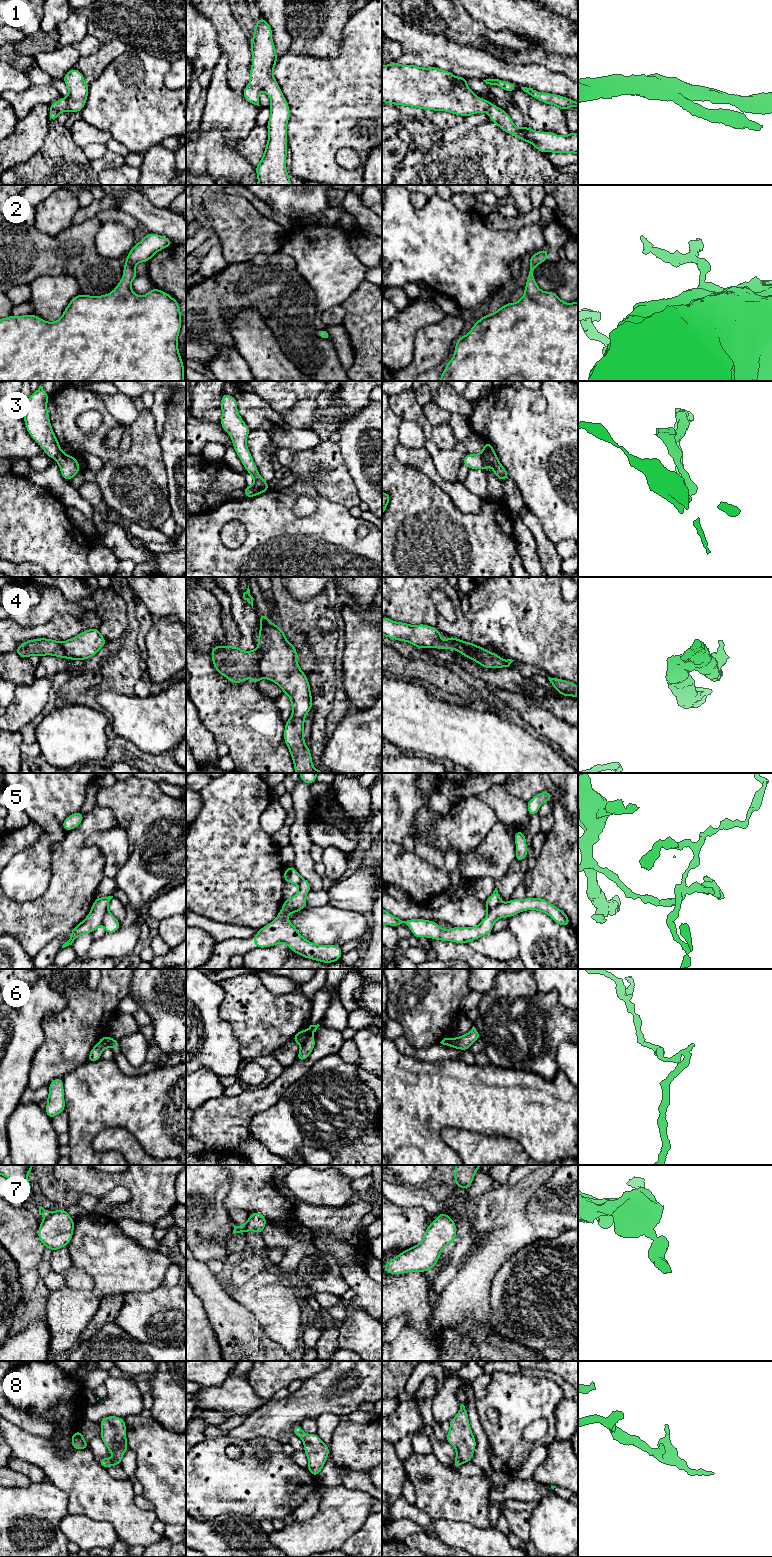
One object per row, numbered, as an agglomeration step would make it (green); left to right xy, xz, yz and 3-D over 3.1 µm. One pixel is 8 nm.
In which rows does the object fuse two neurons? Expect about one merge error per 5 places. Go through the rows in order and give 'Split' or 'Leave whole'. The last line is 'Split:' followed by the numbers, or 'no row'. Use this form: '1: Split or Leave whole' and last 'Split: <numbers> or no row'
1: Leave whole
2: Leave whole
3: Split
4: Split
5: Split
6: Split
7: Split
8: Leave whole
Split: 3, 4, 5, 6, 7

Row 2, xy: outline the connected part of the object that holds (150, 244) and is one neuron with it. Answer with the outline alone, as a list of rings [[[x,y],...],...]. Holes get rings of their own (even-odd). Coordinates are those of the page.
[[[148,233],[133,246],[126,257],[122,280],[116,288],[102,296],[79,294],[67,305],[61,318],[55,322],[47,322],[34,314],[19,317],[10,315],[0,319],[0,381],[184,381],[184,365],[178,350],[178,335],[181,329],[181,312],[179,303],[164,291],[153,288],[144,296],[136,295],[131,289],[131,282],[138,276],[135,266],[139,262],[147,262],[160,250],[173,245],[171,240],[159,234]]]

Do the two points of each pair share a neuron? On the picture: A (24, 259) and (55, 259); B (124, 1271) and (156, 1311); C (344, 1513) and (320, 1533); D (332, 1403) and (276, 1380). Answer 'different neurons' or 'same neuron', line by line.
A: same neuron
B: different neurons
C: same neuron
D: different neurons

